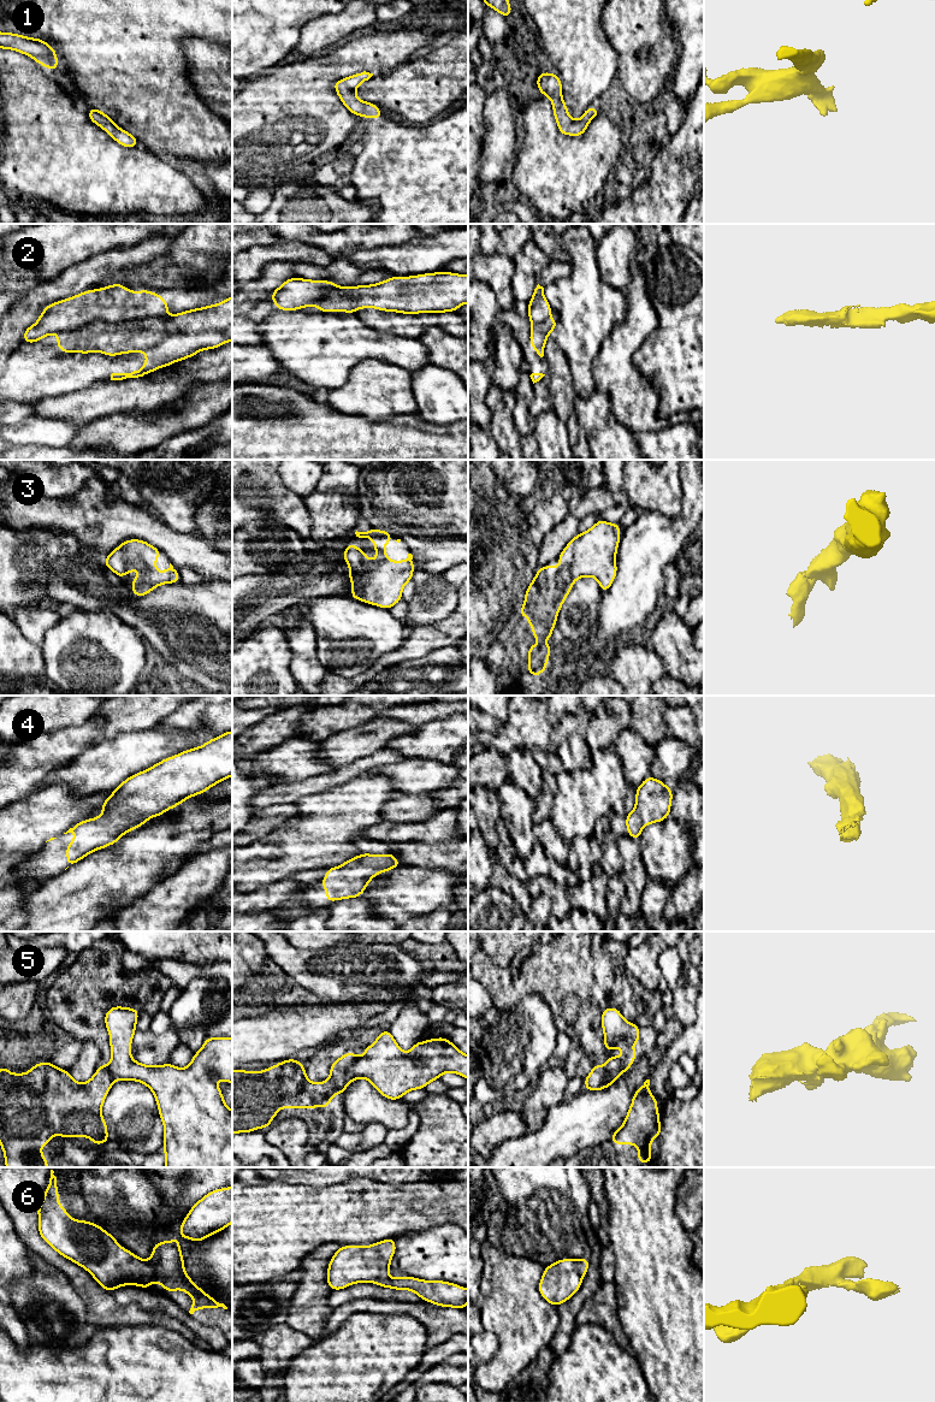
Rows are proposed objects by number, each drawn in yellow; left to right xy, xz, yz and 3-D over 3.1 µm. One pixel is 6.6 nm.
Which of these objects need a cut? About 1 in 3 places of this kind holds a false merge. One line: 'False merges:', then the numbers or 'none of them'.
False merges: 2, 5

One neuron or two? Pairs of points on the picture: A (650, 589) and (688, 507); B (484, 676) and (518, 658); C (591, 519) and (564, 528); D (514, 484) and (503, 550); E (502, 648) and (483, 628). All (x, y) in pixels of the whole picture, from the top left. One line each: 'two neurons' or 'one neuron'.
A: one neuron
B: two neurons
C: two neurons
D: two neurons
E: two neurons

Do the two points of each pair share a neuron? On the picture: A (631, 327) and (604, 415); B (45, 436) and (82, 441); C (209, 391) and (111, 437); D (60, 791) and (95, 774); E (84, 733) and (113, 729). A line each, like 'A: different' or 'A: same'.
A: different
B: different
C: same
D: different
E: different

